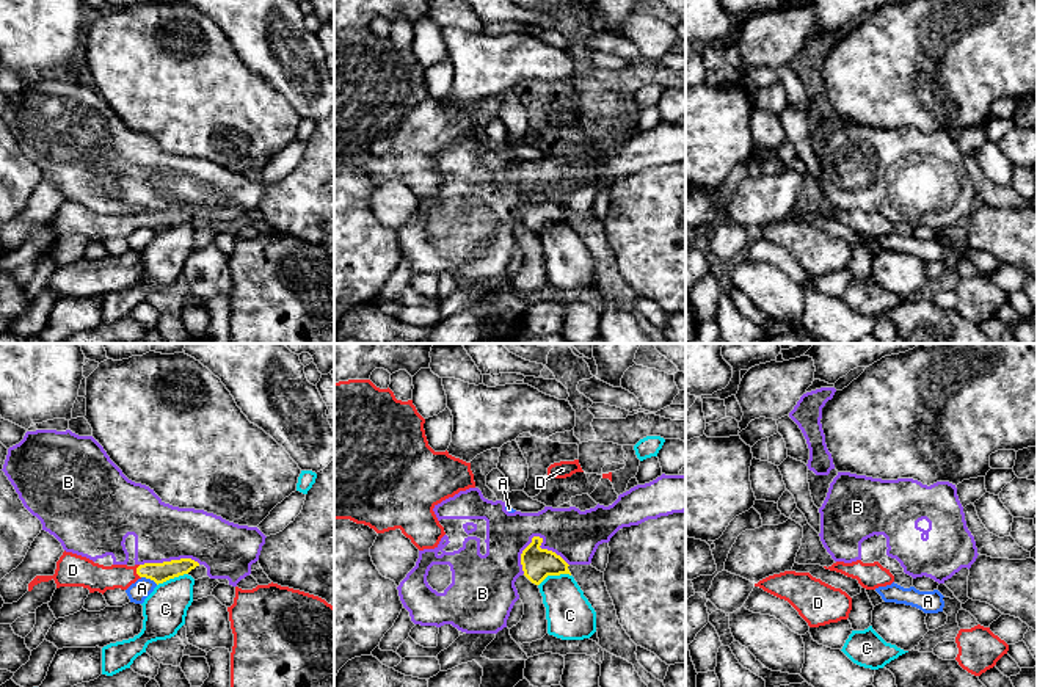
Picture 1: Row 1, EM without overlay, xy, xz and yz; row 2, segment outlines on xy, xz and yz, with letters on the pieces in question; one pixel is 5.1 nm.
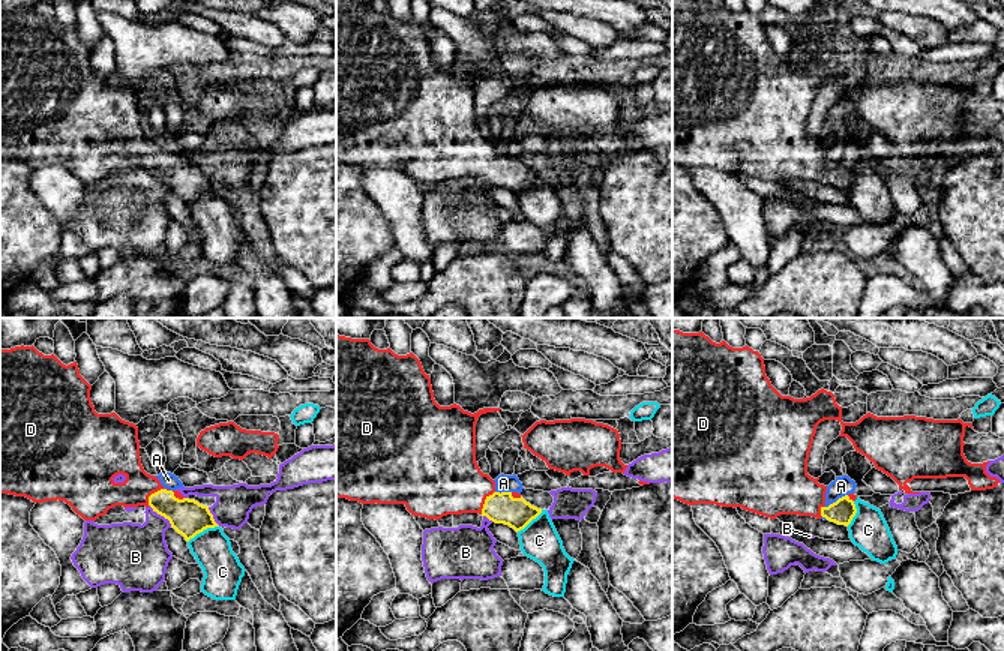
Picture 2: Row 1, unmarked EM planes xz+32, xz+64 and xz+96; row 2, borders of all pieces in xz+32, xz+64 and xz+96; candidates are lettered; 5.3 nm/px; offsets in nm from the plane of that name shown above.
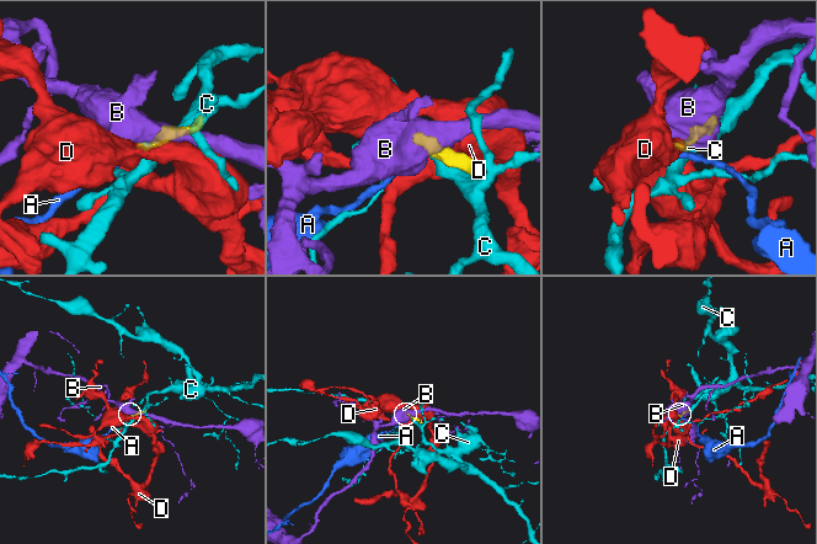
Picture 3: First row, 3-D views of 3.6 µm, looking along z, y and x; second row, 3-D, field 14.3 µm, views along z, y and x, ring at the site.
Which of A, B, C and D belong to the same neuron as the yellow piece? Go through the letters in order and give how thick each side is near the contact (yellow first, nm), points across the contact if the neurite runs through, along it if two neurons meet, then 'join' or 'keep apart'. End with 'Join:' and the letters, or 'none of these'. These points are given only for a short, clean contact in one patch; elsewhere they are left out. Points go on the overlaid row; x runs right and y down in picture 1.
A: 100/100 nm | along xy (141, 576), (157, 584) | keep apart
B: 160/260 nm | keep apart
C: 160/240 nm | keep apart
D: 100/140 nm | across xy (159, 573), (137, 571), (126, 576), (96, 577) | join
Join: D

